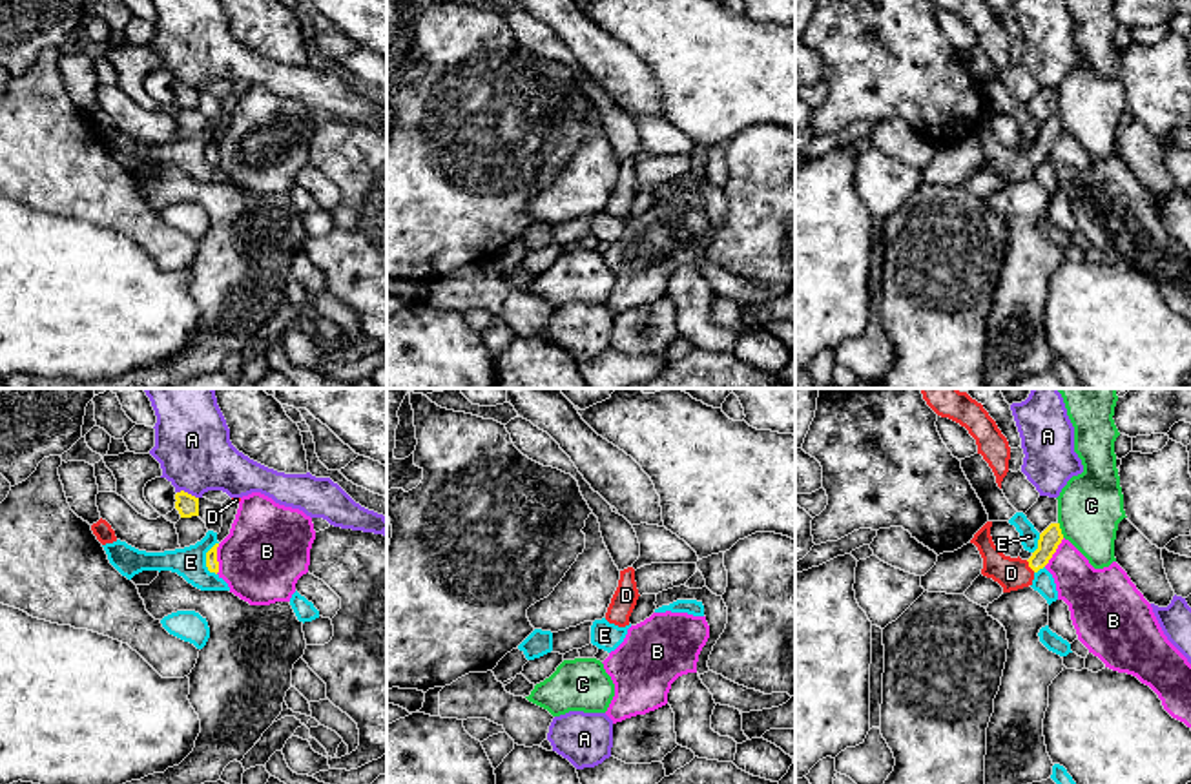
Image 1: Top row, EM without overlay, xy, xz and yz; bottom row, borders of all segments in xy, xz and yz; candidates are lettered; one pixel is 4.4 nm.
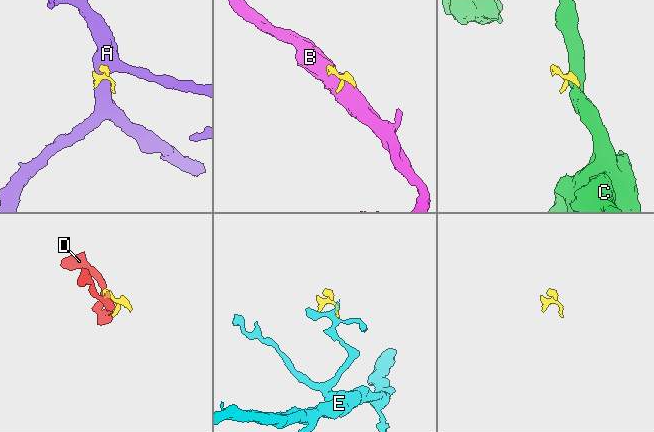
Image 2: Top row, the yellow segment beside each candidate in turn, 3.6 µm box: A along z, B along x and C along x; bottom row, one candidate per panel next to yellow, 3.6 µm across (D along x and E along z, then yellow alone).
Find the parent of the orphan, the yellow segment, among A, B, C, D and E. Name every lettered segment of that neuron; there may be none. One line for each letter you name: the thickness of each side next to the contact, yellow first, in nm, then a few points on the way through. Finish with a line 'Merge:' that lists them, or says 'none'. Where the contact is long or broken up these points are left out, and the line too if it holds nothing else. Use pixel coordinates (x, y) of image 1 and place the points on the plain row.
D: 90 nm thick on the yellow side, 140 nm on the other; runs through yz (1049, 132), (1047, 139), (1029, 157), (1020, 165), (1011, 165)
Merge: D

